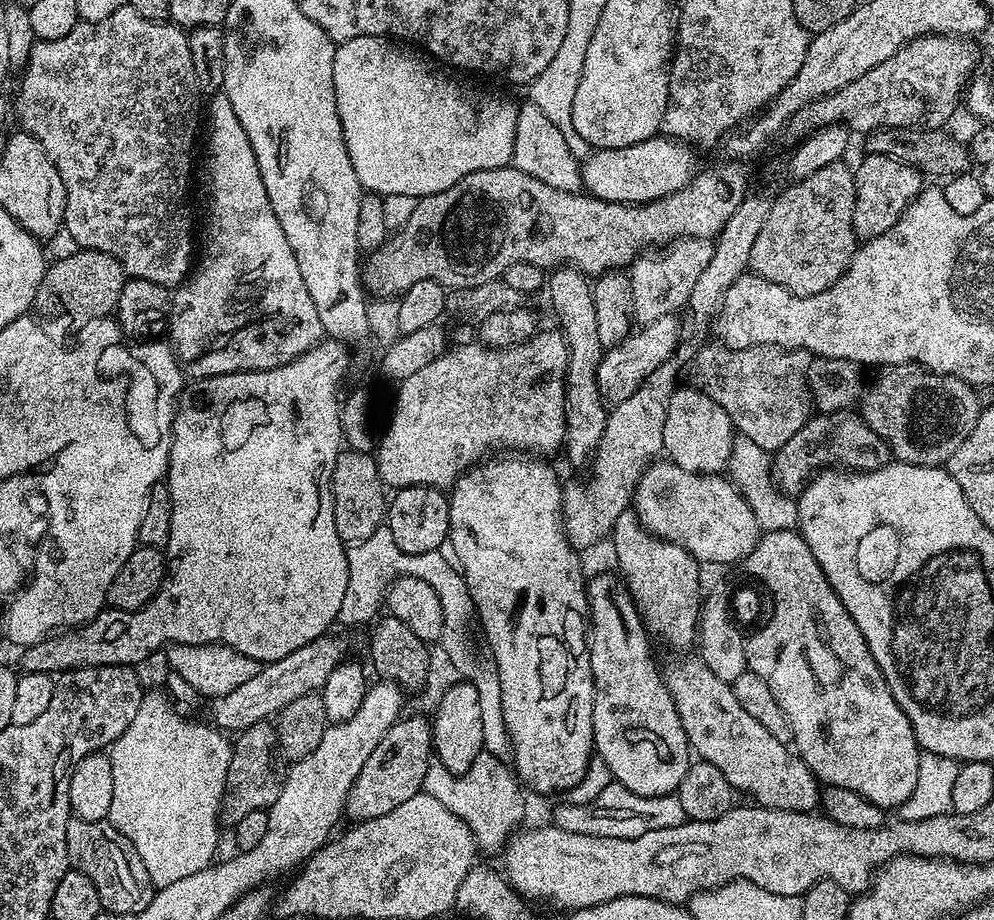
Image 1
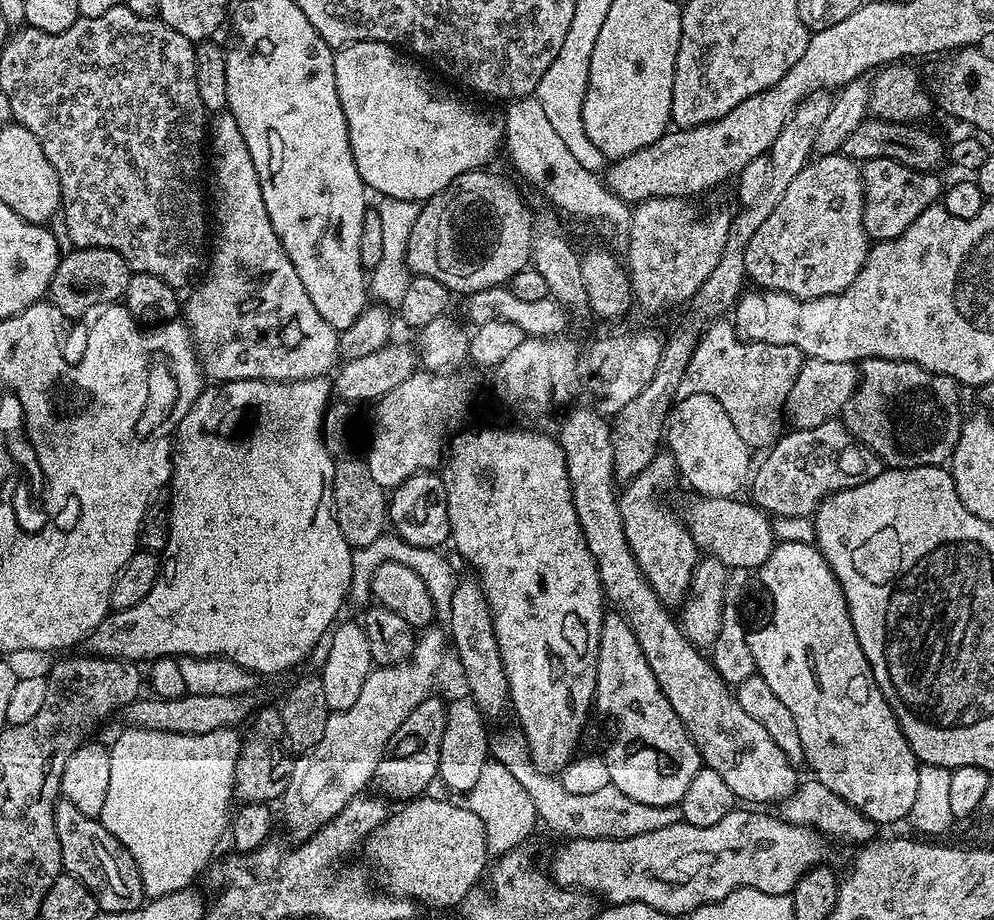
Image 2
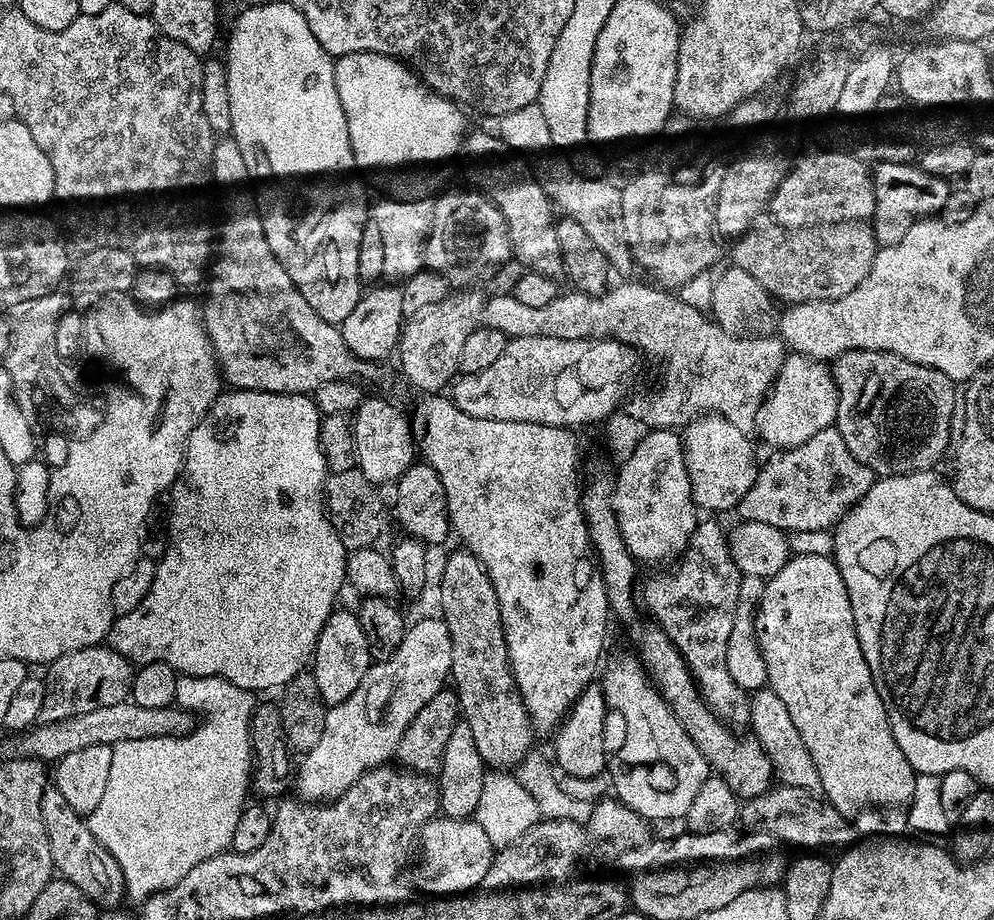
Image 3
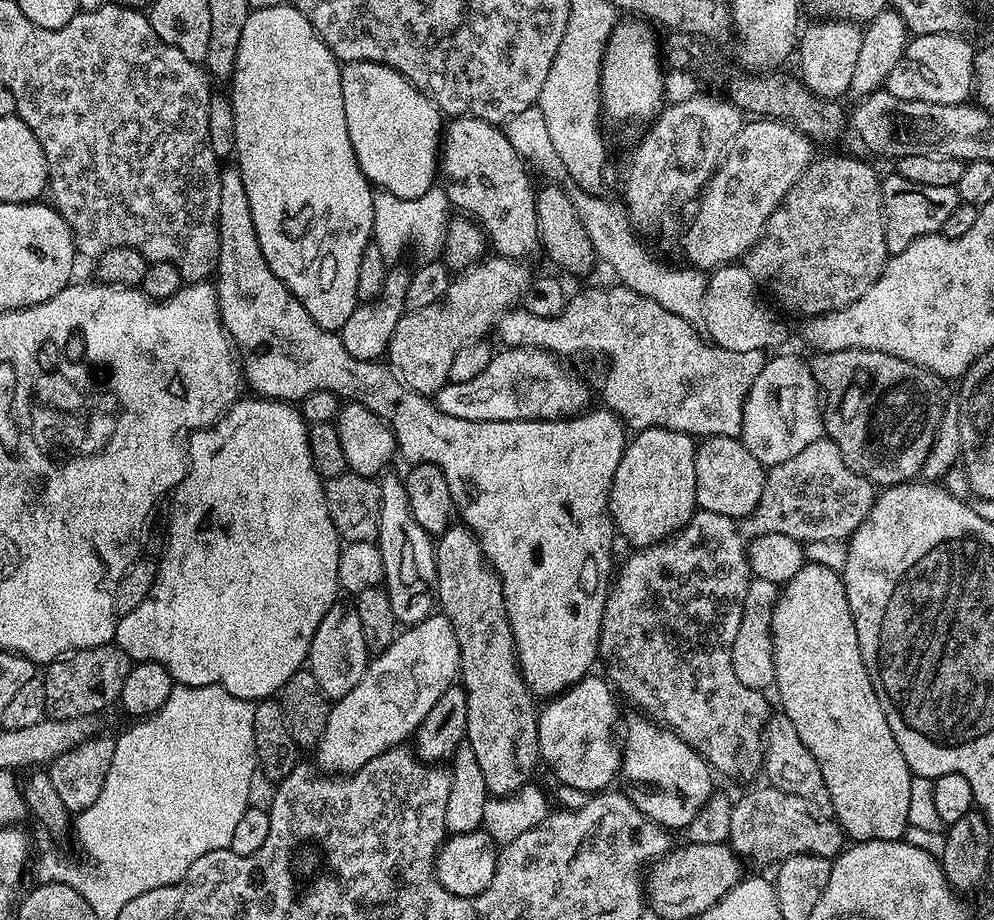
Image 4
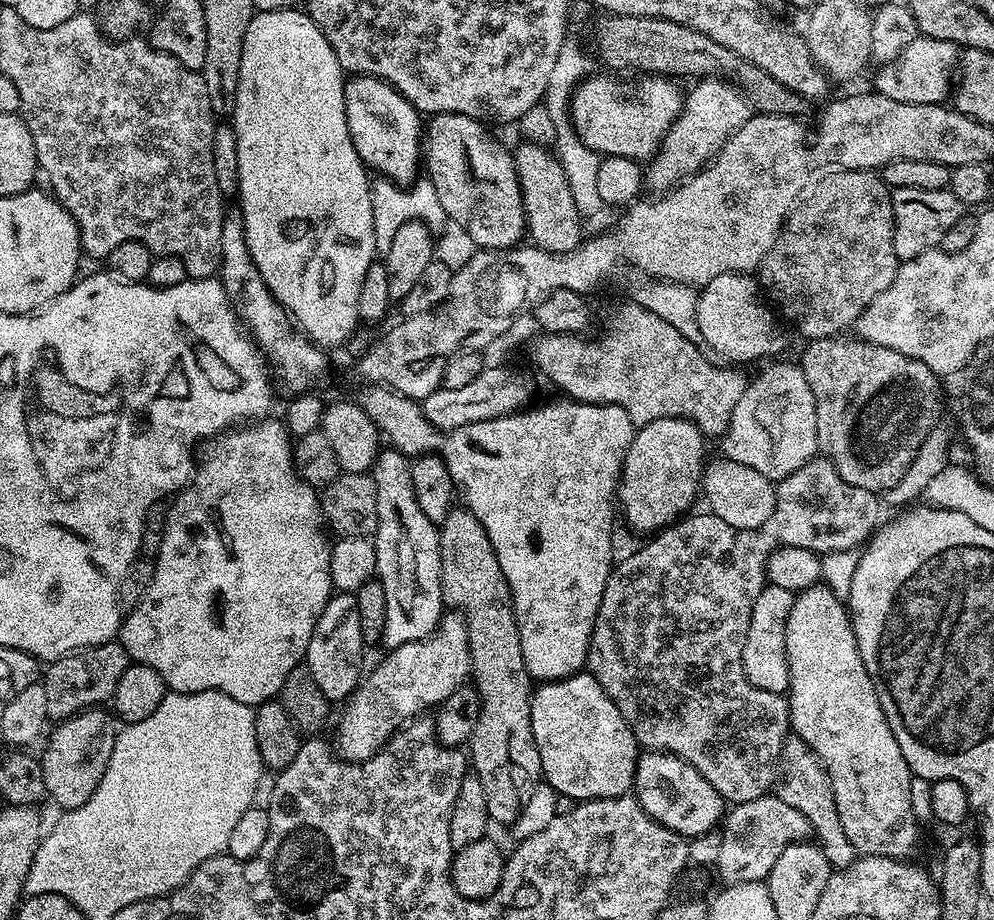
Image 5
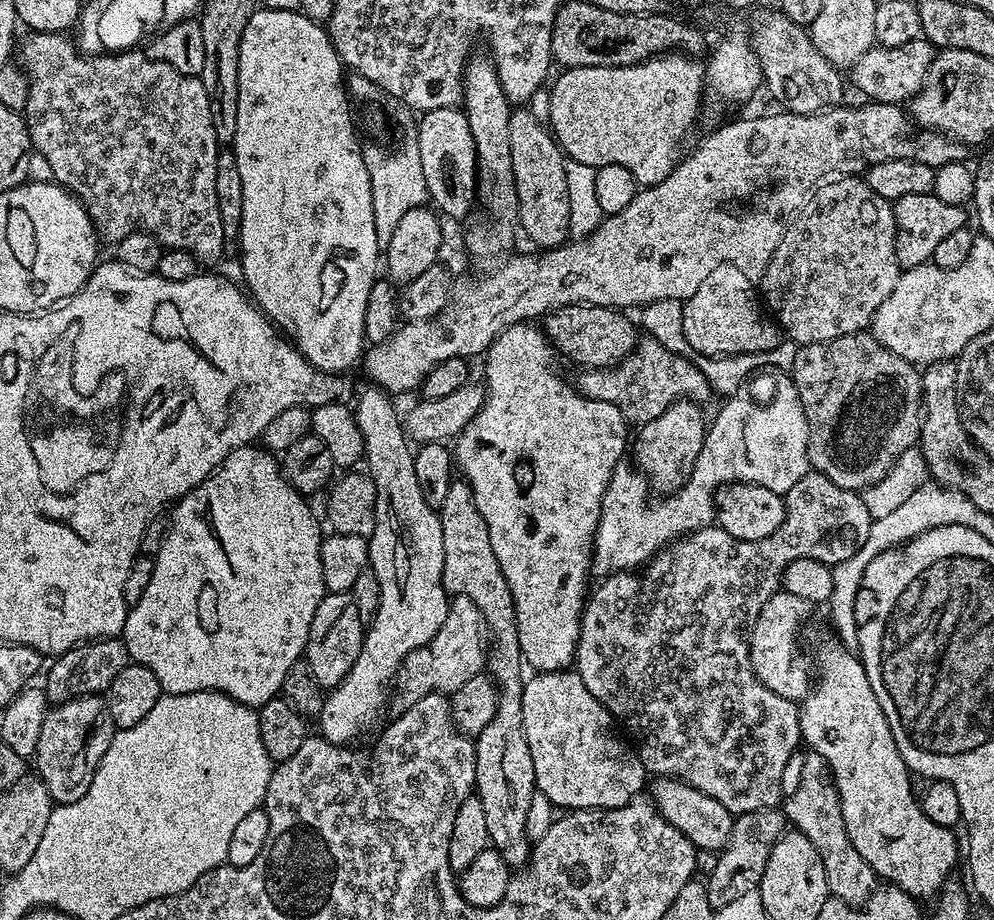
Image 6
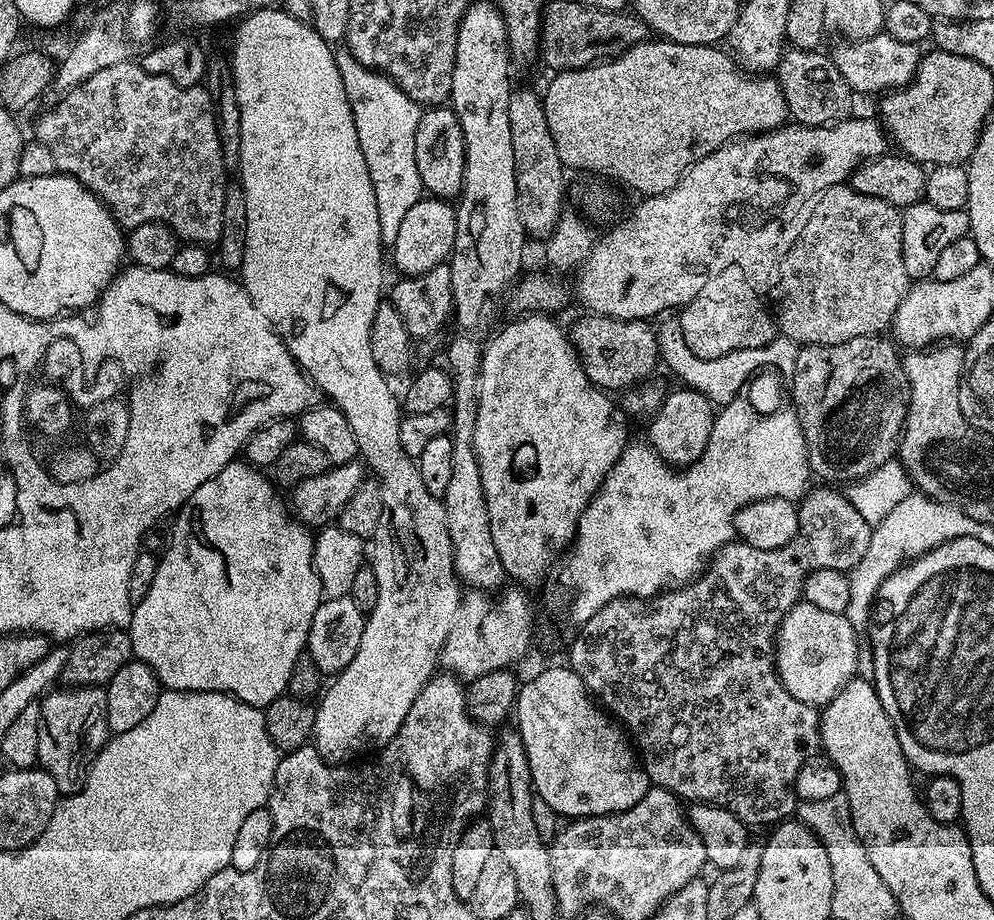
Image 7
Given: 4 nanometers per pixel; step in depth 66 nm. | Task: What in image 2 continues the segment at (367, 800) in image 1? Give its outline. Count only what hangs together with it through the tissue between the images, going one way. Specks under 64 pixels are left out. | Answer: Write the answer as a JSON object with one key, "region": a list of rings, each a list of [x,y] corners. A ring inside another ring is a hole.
{"region":[[[429,694],[421,704],[410,710],[410,715],[394,734],[388,743],[388,749],[376,766],[374,788],[389,801],[407,802],[415,800],[427,793],[428,788],[439,777],[438,762],[442,750],[442,730],[446,726],[448,704],[440,701],[436,694]],[[385,792],[385,793],[384,793]],[[388,796],[389,797],[388,797]],[[392,799],[392,800],[391,800]]]}

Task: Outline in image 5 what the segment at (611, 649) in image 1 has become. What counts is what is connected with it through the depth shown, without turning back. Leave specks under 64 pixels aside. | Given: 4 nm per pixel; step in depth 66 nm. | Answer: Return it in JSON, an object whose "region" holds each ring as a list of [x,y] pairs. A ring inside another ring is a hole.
{"region":[[[668,752],[643,753],[644,757],[634,764],[632,787],[637,802],[662,826],[674,830],[679,836],[693,838],[706,835],[723,821],[726,815],[726,802],[685,760]]]}

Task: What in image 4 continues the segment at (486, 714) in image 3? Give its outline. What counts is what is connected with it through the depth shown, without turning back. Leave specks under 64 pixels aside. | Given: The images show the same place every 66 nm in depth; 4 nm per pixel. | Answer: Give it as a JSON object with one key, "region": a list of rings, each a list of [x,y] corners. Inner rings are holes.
{"region":[[[456,522],[449,526],[442,535],[438,537],[434,544],[436,550],[436,590],[435,599],[438,601],[439,611],[450,621],[454,626],[454,634],[458,638],[458,650],[460,651],[460,674],[458,677],[459,683],[463,684],[466,690],[466,730],[468,735],[466,742],[474,750],[474,754],[478,757],[478,766],[482,769],[482,778],[486,778],[486,786],[489,793],[493,797],[509,797],[515,796],[524,788],[533,778],[532,771],[535,770],[536,764],[540,760],[540,747],[538,746],[538,722],[536,721],[538,715],[537,705],[534,703],[534,697],[526,686],[524,676],[520,672],[520,663],[516,661],[516,643],[512,637],[510,630],[510,622],[506,614],[506,598],[502,590],[502,582],[500,581],[499,574],[496,573],[495,568],[488,563],[484,557],[482,546],[478,542],[478,538],[474,535],[471,528],[463,522]]]}

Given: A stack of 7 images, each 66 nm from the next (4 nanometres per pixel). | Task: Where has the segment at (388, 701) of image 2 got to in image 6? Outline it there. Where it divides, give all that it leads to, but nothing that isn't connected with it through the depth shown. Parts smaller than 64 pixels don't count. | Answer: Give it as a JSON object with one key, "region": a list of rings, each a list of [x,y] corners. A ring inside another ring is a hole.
{"region":[[[452,596],[448,605],[446,622],[442,622],[442,630],[434,634],[434,638],[426,648],[414,650],[409,656],[405,656],[404,661],[394,677],[394,704],[396,700],[397,709],[409,708],[418,698],[422,698],[431,692],[442,692],[451,694],[458,690],[458,686],[470,682],[470,678],[481,675],[486,668],[486,629],[484,619],[480,617],[478,606],[470,602],[470,598],[465,596]]]}

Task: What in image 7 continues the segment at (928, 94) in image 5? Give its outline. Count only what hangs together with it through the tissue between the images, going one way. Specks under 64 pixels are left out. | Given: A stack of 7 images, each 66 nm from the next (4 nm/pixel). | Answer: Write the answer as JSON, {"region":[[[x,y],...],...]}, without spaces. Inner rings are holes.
{"region":[[[881,30],[865,40],[841,39],[840,45],[830,52],[834,66],[842,78],[851,86],[853,93],[880,92],[887,94],[898,88],[905,88],[914,78],[920,65],[922,48],[920,44],[898,42],[888,32]]]}

